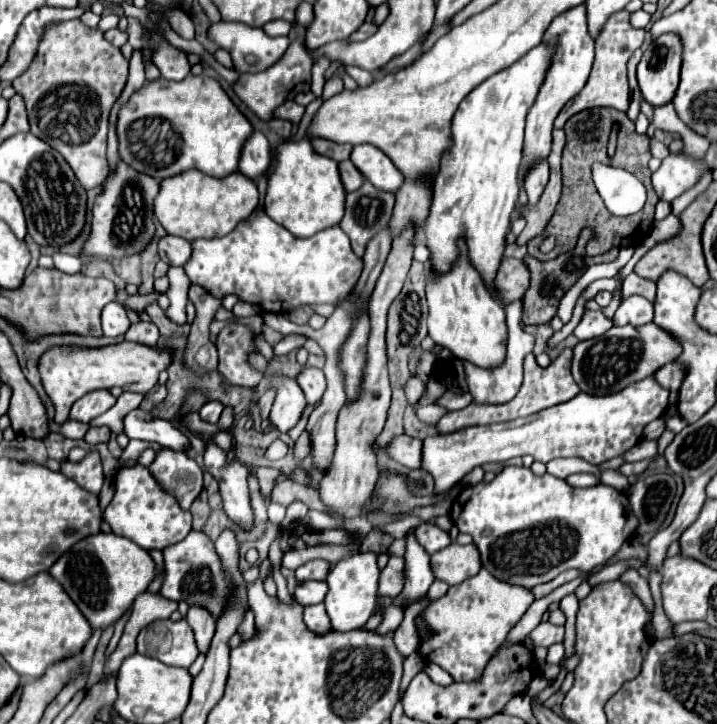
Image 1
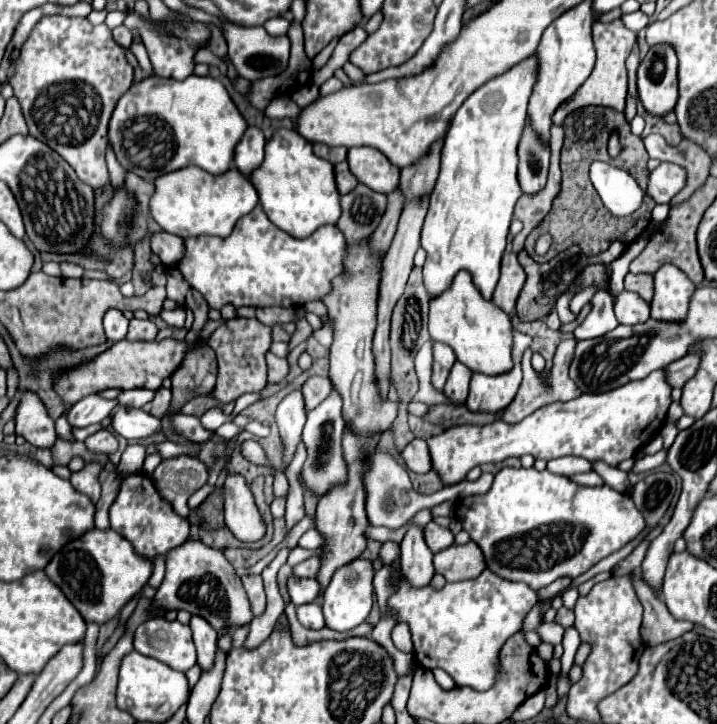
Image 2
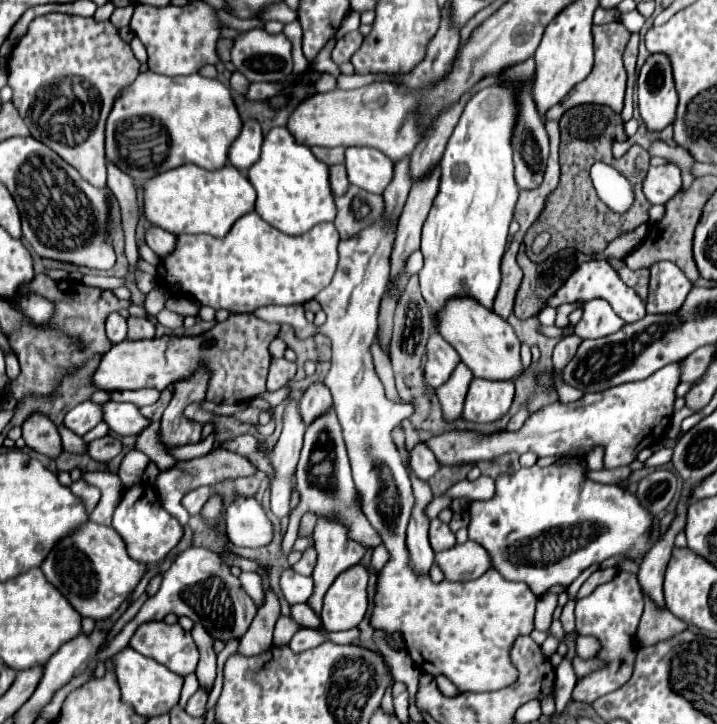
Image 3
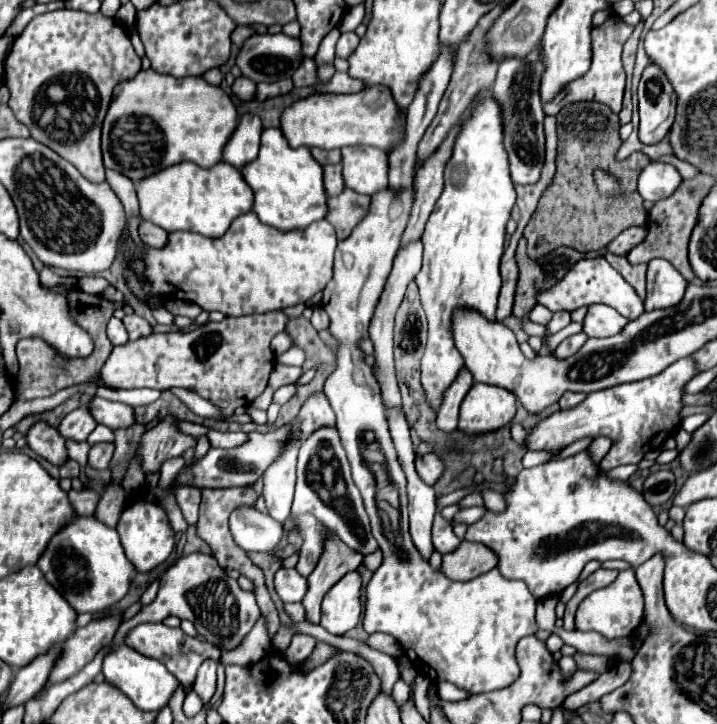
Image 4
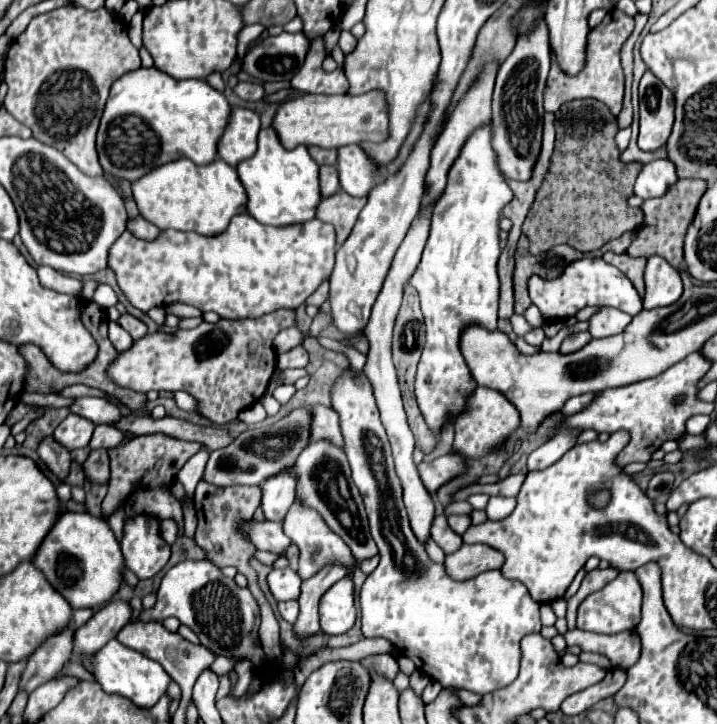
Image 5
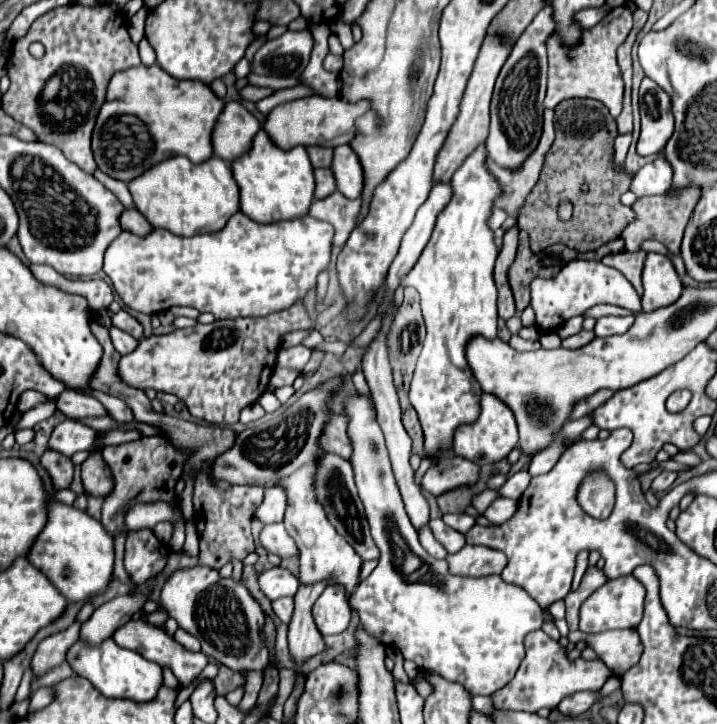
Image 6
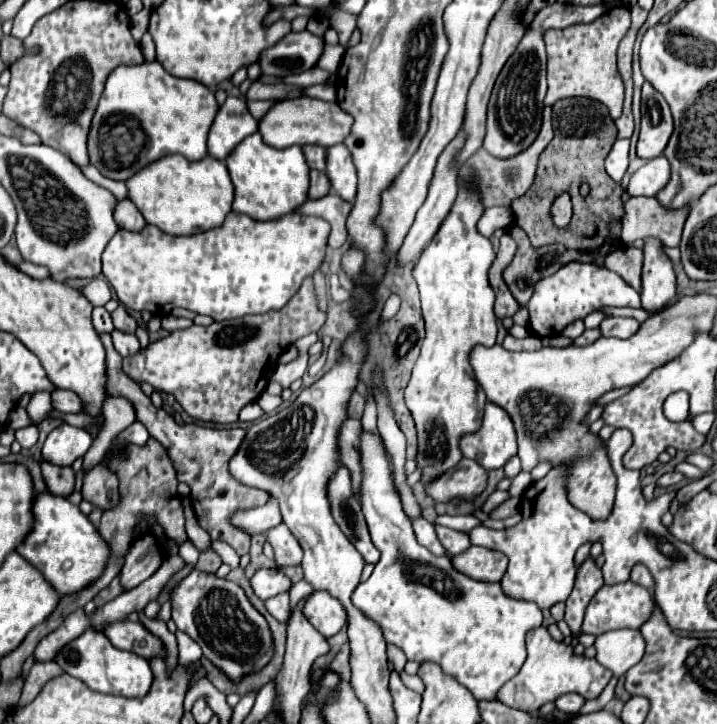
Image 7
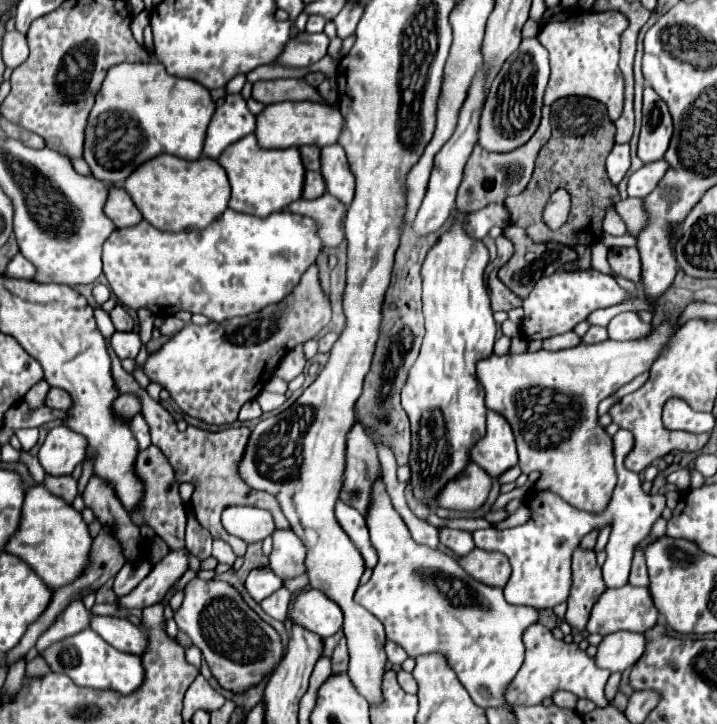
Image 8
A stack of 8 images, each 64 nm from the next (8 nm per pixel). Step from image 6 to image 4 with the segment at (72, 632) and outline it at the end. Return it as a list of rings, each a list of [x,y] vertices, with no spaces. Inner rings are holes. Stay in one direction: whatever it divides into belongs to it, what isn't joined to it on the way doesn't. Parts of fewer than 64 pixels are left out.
[[[58,644],[58,648],[54,648],[54,652],[46,652],[46,656],[38,656],[38,660],[32,660],[26,668],[20,668],[16,672],[16,680],[8,692],[4,708],[24,704],[38,690],[44,688],[46,676],[50,676],[50,664],[54,664],[54,656],[58,656],[60,650],[62,650],[62,644]]]

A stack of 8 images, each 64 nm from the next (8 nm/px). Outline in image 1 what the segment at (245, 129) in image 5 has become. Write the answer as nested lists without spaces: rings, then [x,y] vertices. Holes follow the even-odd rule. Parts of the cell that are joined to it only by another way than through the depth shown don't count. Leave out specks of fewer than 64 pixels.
[[[254,130],[242,146],[238,170],[244,176],[256,180],[258,176],[262,176],[262,172],[268,168],[268,164],[270,164],[270,144],[262,132]]]

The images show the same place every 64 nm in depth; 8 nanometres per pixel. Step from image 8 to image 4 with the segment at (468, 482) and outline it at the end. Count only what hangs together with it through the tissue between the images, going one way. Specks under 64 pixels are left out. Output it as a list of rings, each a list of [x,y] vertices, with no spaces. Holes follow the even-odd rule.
[[[428,452],[424,456],[416,456],[416,472],[426,484],[434,486],[444,472],[444,462],[432,452]]]

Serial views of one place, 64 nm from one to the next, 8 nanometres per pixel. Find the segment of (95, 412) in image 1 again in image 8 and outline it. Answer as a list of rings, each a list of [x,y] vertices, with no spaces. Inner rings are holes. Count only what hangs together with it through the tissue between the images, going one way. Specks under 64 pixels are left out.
[[[66,426],[52,428],[38,450],[38,460],[50,476],[70,476],[76,464],[86,456],[86,440],[82,434],[68,430]]]

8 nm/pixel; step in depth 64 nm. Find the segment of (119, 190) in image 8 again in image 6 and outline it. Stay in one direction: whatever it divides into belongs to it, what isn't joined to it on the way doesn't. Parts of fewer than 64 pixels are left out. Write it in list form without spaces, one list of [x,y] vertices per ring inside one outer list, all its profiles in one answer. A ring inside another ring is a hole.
[[[124,208],[122,210],[120,226],[122,226],[122,230],[128,230],[128,232],[138,234],[138,236],[146,236],[152,230],[148,220],[136,208]]]

